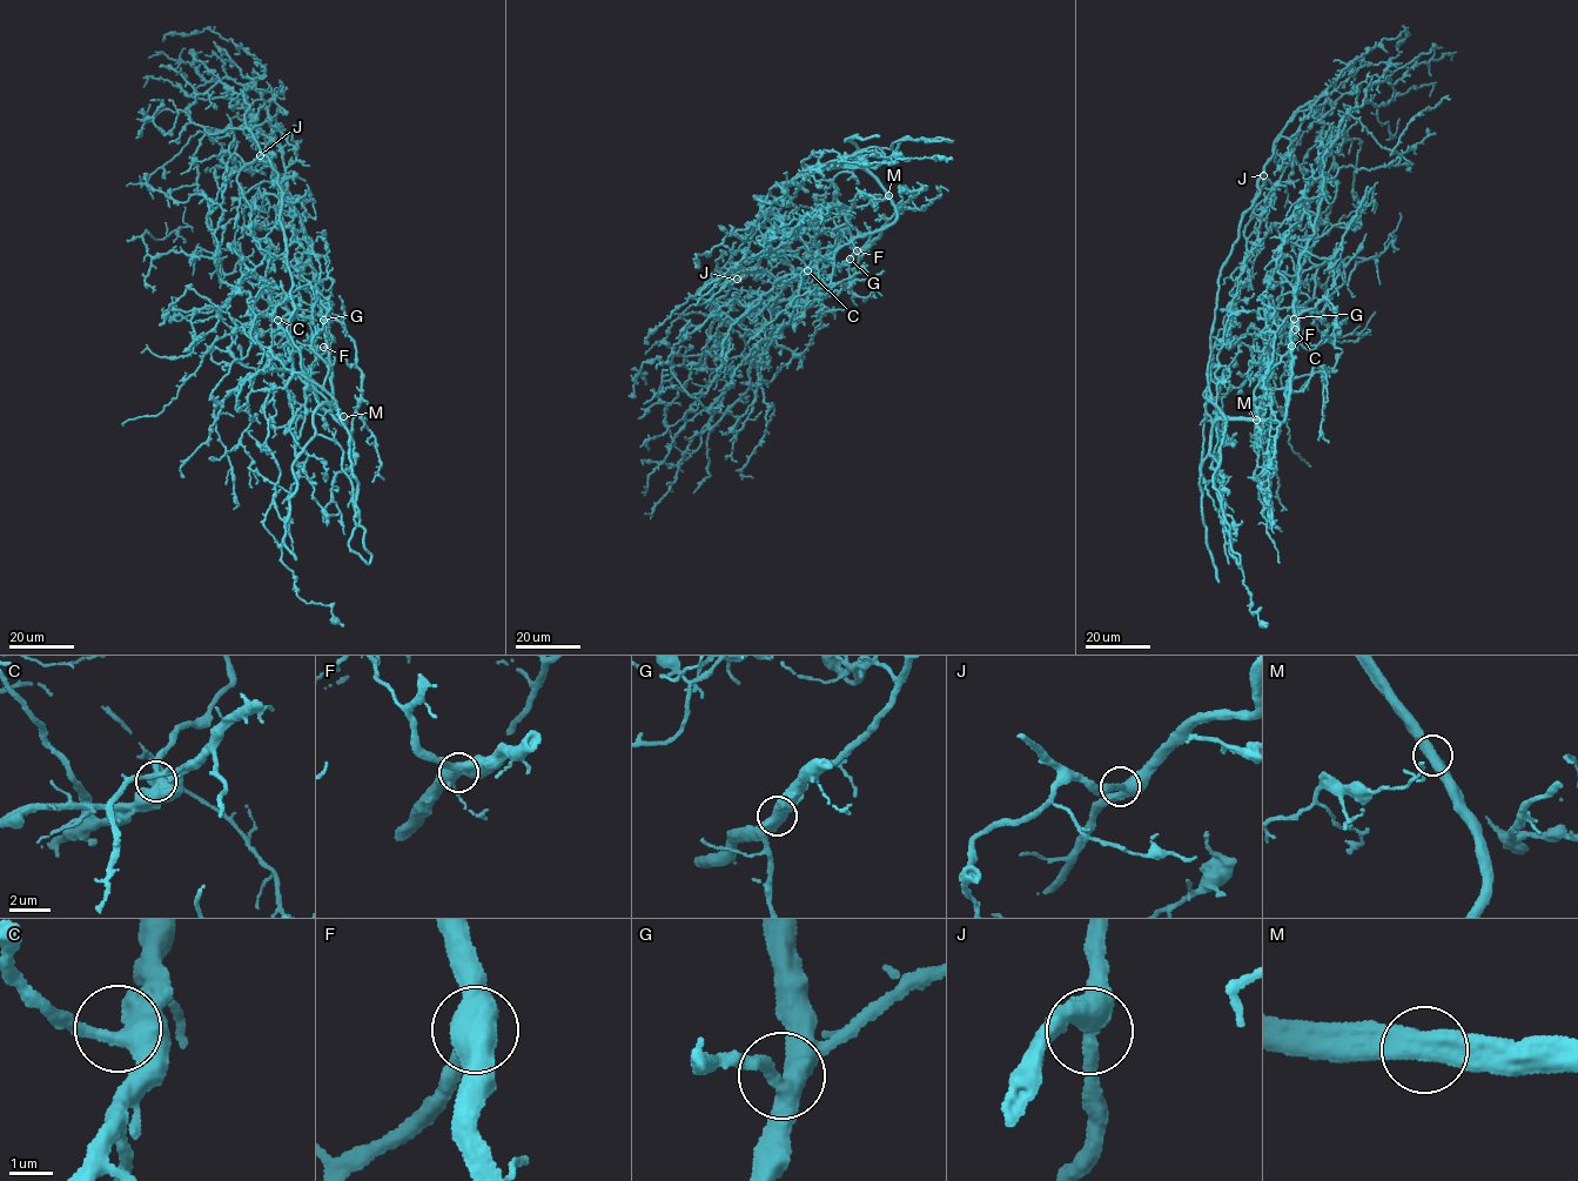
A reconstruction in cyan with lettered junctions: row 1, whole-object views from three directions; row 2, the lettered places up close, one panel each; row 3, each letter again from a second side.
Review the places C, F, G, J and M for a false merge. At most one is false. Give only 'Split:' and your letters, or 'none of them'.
Split: none of them

